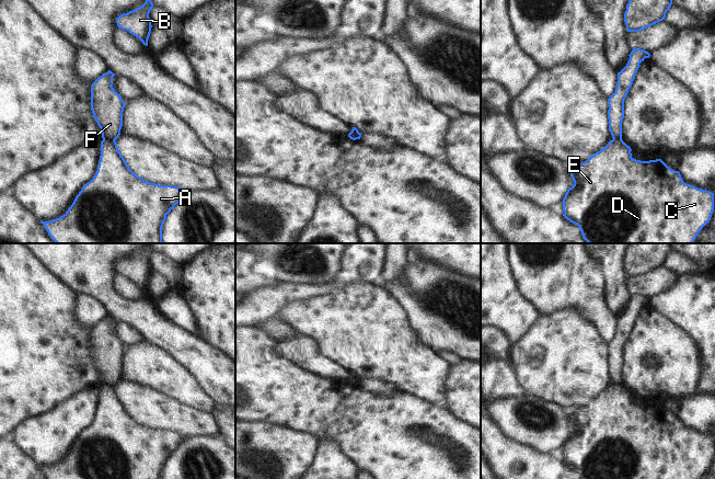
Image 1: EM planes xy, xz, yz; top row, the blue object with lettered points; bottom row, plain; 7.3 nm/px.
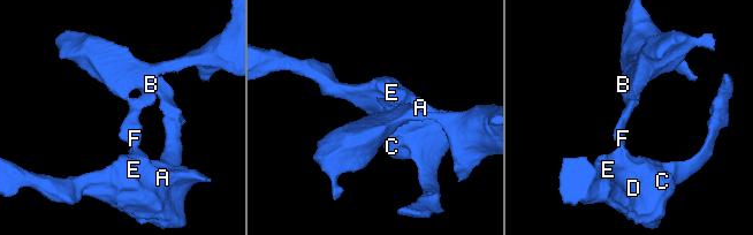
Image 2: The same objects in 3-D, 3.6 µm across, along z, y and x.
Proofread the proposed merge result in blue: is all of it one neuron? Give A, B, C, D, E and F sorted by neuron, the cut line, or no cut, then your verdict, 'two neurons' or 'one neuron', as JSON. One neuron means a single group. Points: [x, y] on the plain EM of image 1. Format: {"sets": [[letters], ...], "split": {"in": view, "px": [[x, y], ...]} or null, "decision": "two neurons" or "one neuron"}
{"sets": [["A", "C", "D", "E"], ["B", "F"]], "split": {"in": "xy", "px": [[103, 384], [114, 387]]}, "decision": "two neurons"}

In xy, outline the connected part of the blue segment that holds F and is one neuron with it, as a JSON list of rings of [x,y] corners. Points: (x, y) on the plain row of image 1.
[[[111,316],[99,322],[91,331],[91,355],[99,373],[102,375],[102,384],[115,387],[123,372],[123,357],[125,346],[113,333],[113,319]]]

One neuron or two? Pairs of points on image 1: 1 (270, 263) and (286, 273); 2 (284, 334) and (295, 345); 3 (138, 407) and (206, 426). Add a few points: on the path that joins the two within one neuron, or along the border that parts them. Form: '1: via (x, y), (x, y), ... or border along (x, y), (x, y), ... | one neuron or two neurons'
1: via (274, 263), (283, 270) | one neuron
2: border along (297, 332), (291, 338), (277, 342) | two neurons
3: via (154, 409), (189, 421) | one neuron

